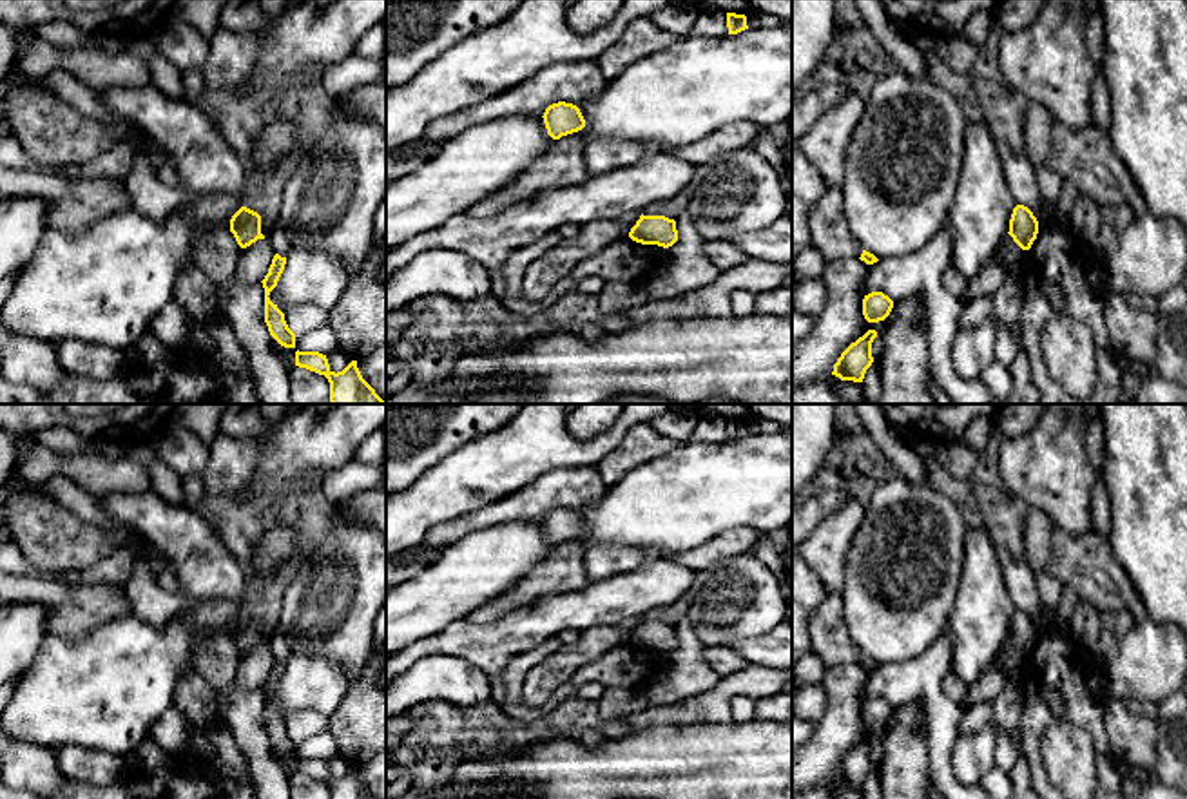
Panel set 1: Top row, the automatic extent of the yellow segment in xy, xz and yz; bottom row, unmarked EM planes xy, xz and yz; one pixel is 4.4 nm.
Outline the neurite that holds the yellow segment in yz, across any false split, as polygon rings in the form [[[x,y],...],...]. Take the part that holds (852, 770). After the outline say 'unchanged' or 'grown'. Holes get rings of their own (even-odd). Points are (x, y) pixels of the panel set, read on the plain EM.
[[[868,736],[863,743],[852,748],[834,770],[832,781],[841,786],[863,788],[866,775],[872,772],[872,748],[877,743],[875,736]]] | unchanged

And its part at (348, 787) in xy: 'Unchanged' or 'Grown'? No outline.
Unchanged

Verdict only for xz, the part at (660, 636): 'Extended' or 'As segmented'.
As segmented

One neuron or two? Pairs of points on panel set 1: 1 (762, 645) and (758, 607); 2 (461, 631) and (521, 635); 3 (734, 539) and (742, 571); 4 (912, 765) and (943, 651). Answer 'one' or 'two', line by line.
1: two
2: one
3: two
4: two

